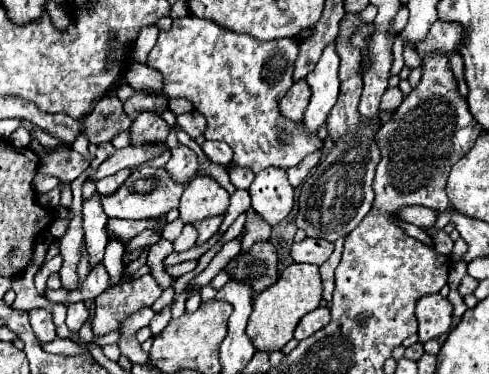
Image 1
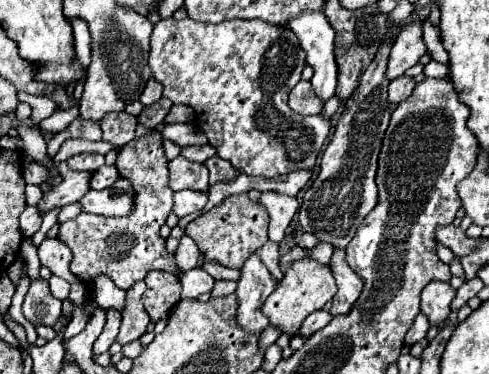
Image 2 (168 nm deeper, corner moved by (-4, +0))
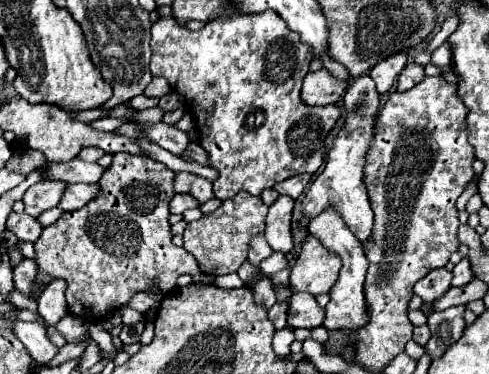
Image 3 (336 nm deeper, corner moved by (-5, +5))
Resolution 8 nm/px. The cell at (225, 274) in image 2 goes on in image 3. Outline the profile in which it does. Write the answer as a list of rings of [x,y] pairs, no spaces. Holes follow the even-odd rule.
[[[245,261],[239,268],[239,277],[245,285],[249,285],[257,280],[258,272],[248,261]]]

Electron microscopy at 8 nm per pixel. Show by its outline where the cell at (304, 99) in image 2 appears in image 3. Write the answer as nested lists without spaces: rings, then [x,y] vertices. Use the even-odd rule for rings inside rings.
[[[320,69],[306,75],[302,85],[302,101],[308,105],[330,105],[340,101],[346,89],[348,89],[346,81],[336,79],[326,69]]]

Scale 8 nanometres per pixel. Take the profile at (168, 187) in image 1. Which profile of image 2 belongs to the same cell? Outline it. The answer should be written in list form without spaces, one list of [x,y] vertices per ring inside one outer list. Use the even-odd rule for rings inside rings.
[[[117,180],[111,188],[101,192],[89,190],[81,200],[85,212],[101,214],[101,216],[129,216],[131,208],[135,208],[135,190],[129,180]]]

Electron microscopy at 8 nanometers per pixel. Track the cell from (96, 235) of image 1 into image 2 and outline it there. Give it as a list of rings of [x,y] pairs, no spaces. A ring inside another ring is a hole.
[[[107,274],[95,276],[93,296],[99,308],[119,308],[119,312],[123,312],[125,308],[125,290],[117,288],[115,282]]]

